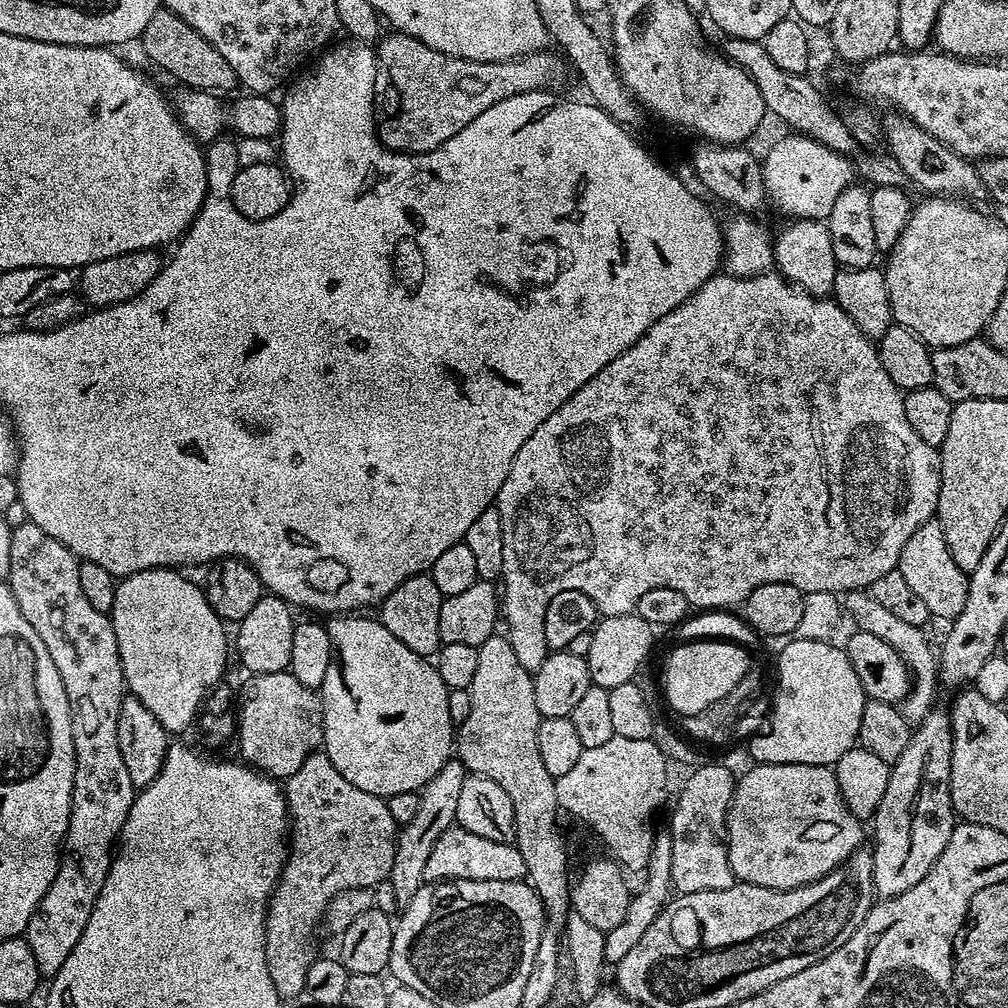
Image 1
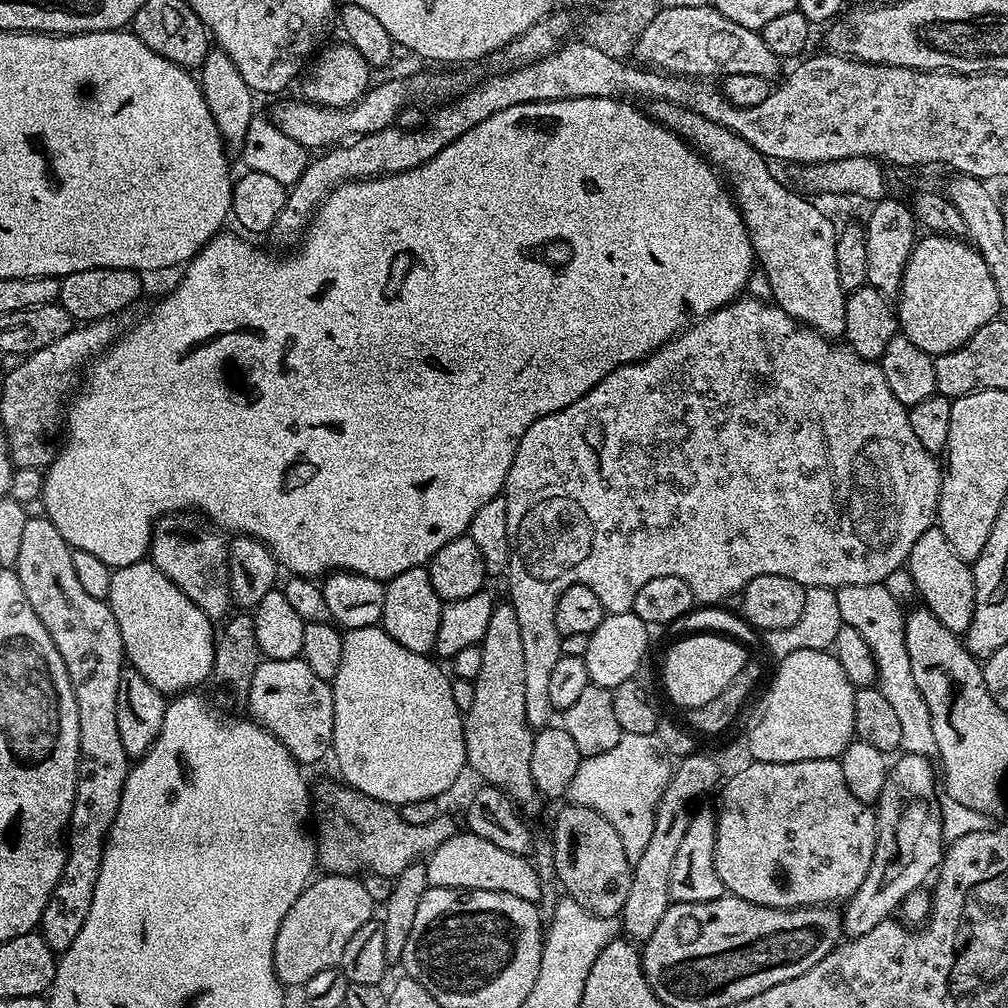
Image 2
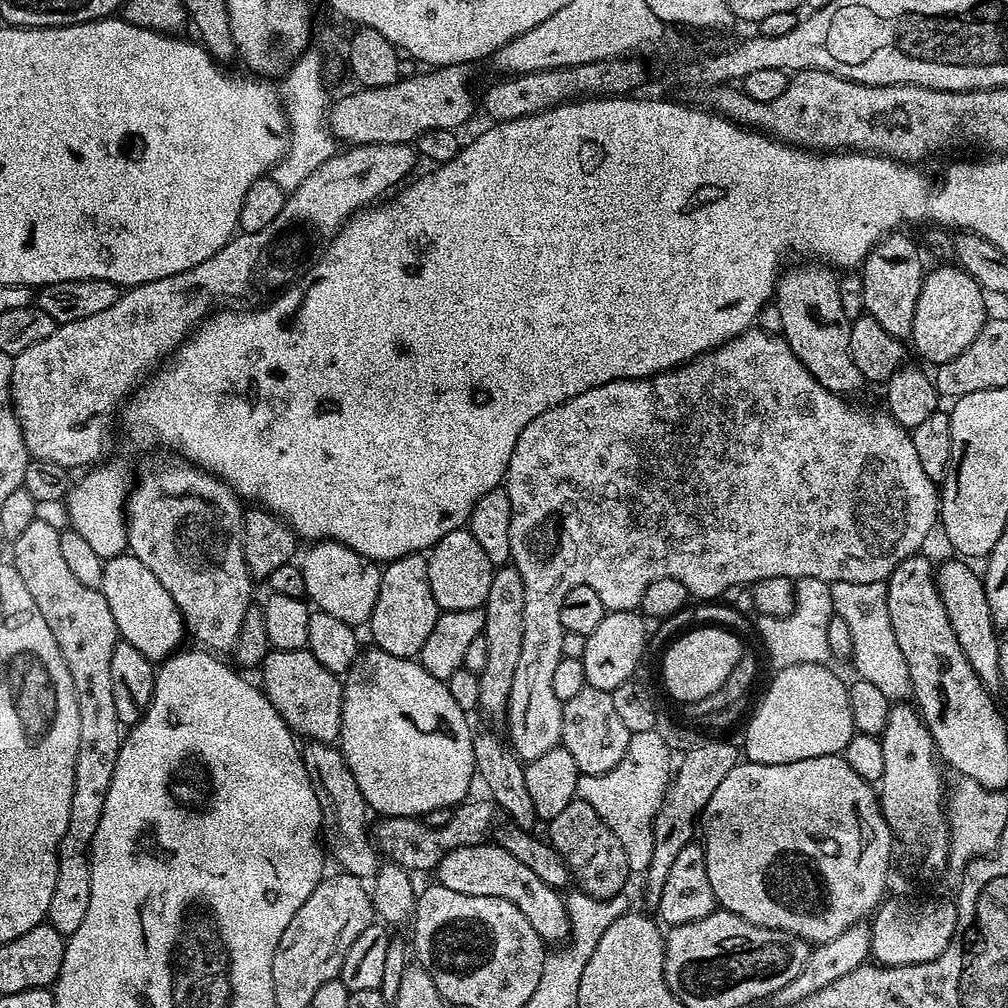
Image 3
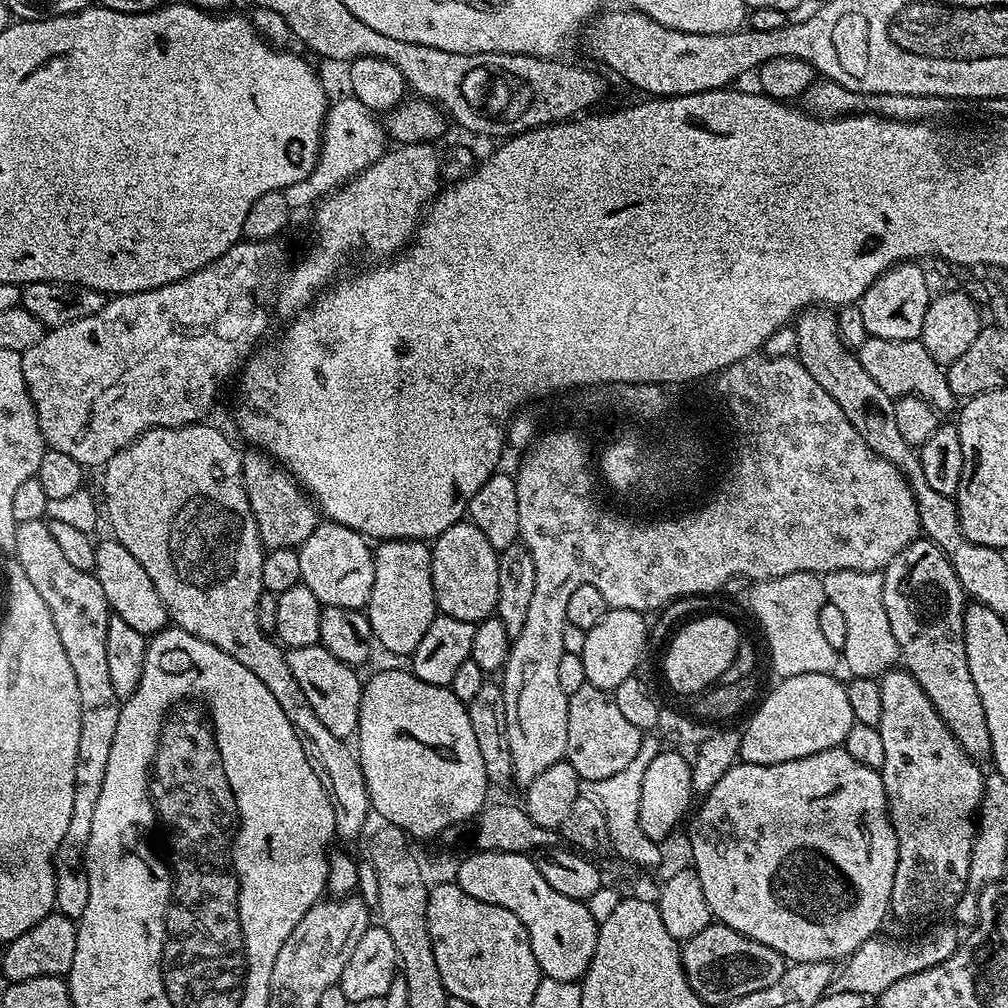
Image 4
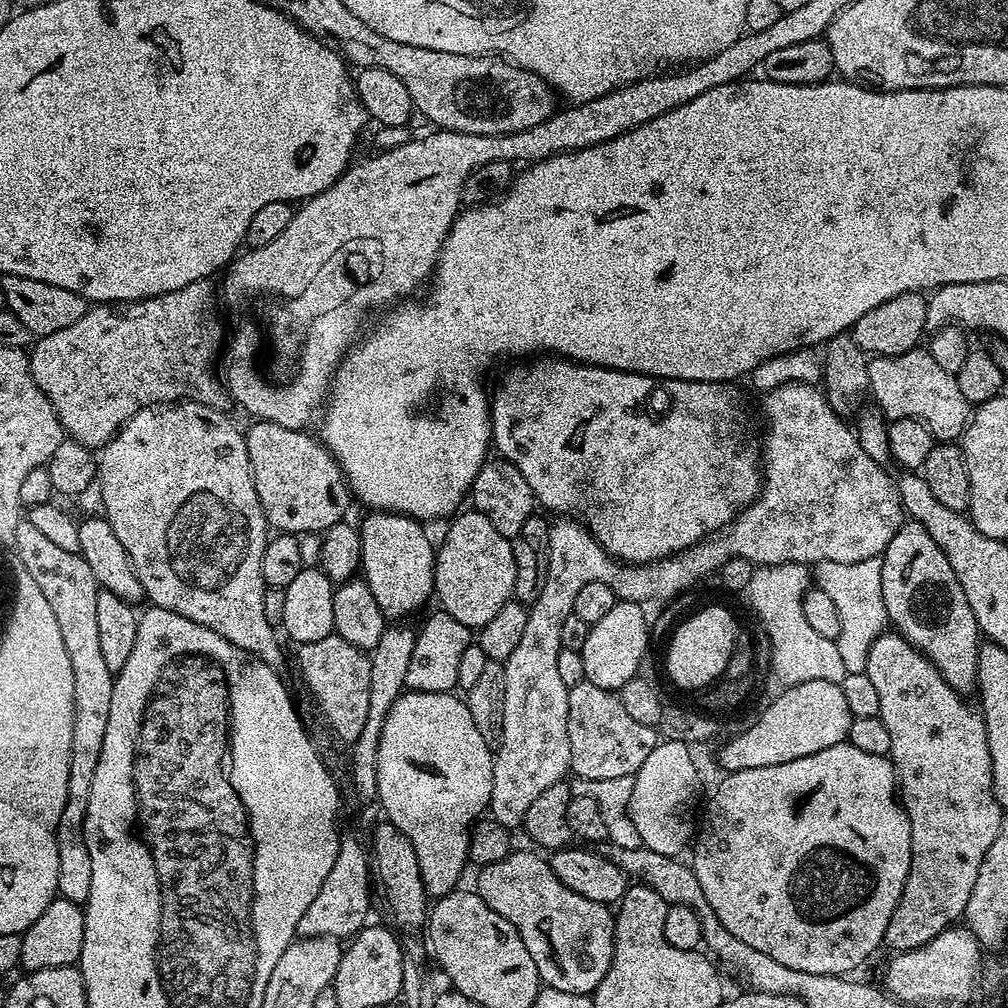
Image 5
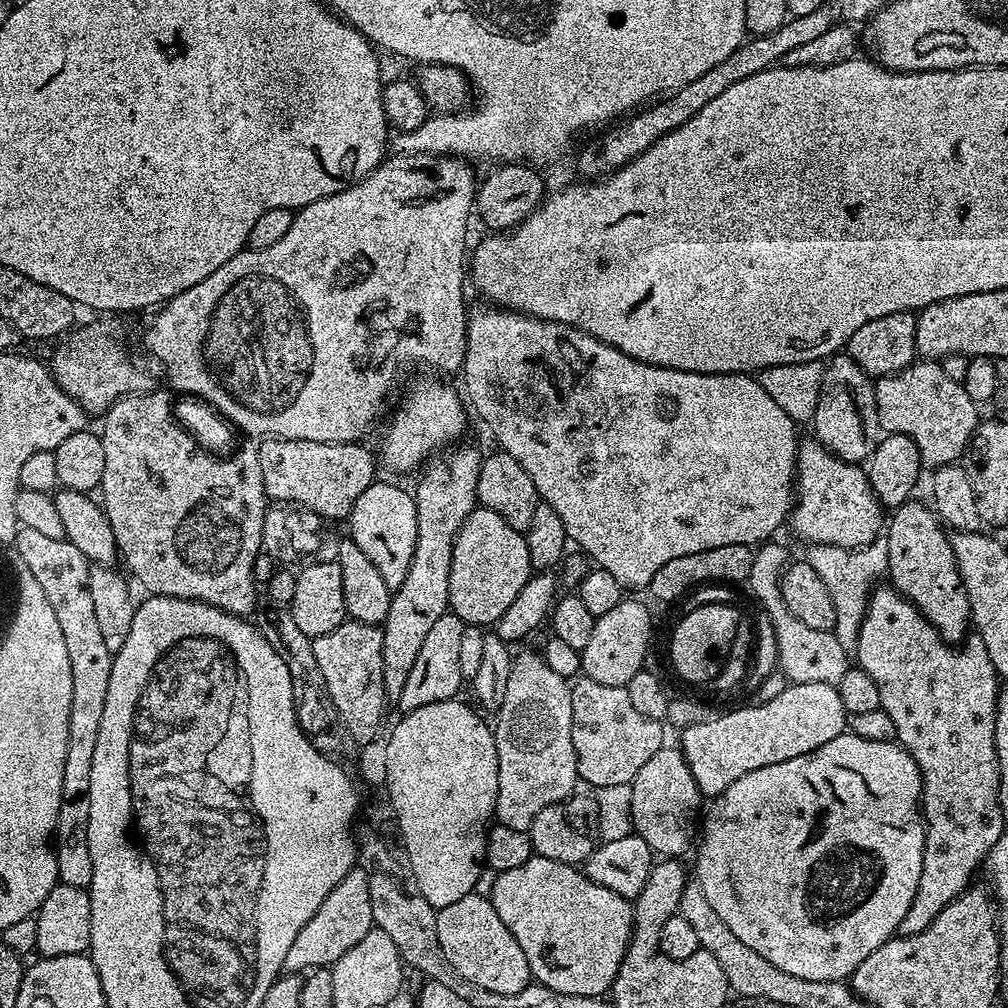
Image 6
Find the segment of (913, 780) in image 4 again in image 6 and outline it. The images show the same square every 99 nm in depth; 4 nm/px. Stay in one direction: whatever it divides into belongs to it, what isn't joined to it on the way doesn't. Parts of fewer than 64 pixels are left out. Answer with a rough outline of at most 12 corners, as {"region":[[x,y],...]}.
{"region":[[877,587],[855,663],[920,771],[913,936],[1006,832],[986,642]]}

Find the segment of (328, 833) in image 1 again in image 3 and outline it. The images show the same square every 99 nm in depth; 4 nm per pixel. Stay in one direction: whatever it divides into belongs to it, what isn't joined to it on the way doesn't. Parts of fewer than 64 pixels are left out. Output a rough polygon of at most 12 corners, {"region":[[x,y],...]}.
{"region":[[469,798],[452,820],[377,819],[391,863],[431,873],[450,850],[485,843],[498,808]]}

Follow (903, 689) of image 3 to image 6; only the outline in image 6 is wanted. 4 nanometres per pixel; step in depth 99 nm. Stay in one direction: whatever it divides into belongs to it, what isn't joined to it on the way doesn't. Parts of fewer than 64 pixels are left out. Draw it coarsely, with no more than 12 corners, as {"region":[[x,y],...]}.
{"region":[[888,538],[843,548],[808,544],[834,601],[835,633],[855,653],[864,615],[888,570]]}

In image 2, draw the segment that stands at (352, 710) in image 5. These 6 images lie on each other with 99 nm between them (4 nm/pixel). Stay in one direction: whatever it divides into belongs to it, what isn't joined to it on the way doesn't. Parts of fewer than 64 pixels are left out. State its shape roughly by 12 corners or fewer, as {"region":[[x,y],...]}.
{"region":[[303,658],[261,659],[251,719],[296,759],[332,750],[334,694]]}

